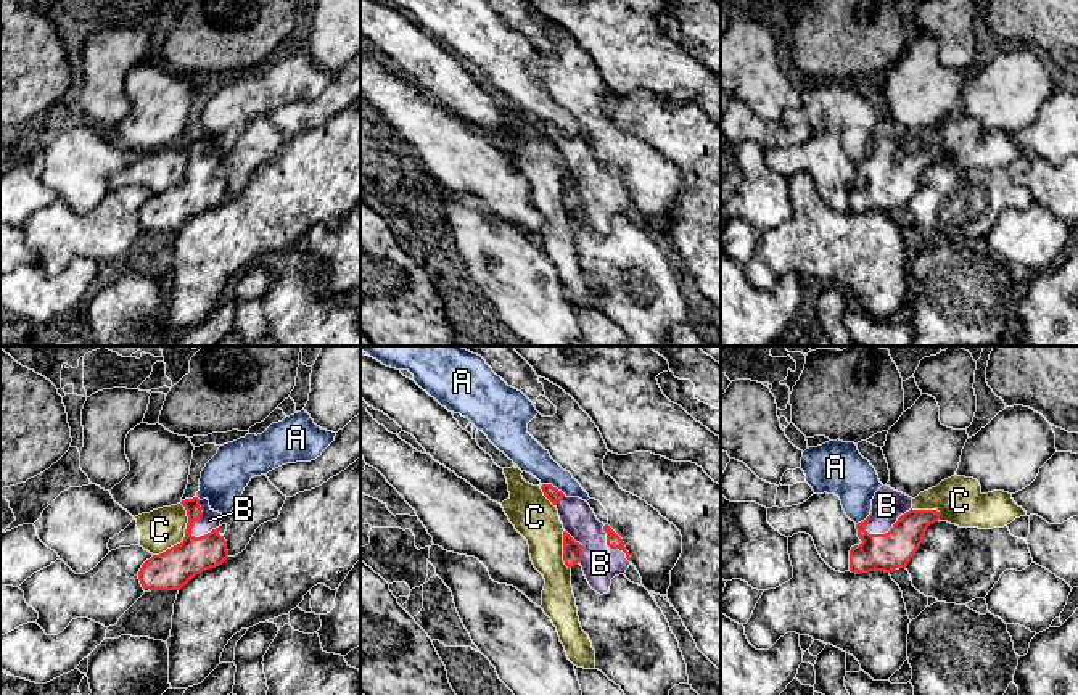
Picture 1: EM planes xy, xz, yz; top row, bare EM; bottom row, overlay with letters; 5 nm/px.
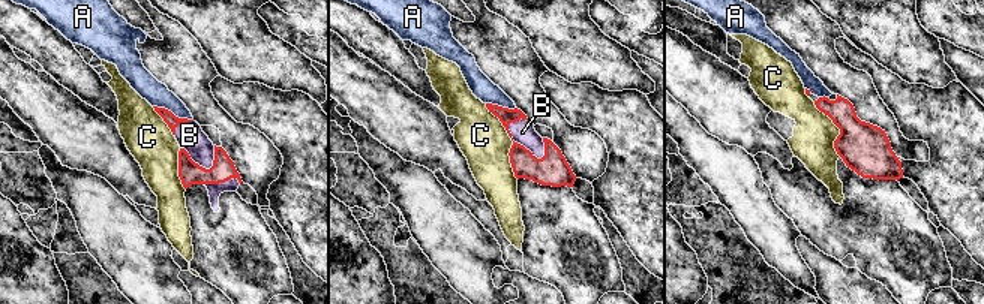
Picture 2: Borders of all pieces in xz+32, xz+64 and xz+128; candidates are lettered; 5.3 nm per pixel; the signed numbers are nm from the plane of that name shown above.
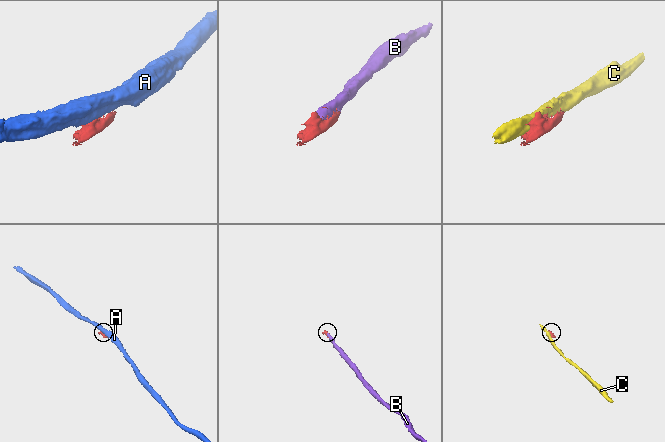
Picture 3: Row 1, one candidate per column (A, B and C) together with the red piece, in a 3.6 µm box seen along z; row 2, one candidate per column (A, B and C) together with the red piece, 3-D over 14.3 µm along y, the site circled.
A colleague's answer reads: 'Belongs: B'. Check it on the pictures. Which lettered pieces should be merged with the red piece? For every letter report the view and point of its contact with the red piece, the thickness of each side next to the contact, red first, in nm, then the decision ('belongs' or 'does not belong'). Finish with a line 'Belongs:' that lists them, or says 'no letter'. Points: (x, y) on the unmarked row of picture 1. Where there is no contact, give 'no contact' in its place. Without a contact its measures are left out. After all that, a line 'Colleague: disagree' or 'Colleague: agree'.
A: contact xz (552, 126); calibres 70 and 160 nm; does not belong
B: contact yz (890, 169); calibres 190 and 160 nm; belongs
C: contact xy (185, 176); calibres 200 and 200 nm; does not belong
Belongs: B
Colleague: agree

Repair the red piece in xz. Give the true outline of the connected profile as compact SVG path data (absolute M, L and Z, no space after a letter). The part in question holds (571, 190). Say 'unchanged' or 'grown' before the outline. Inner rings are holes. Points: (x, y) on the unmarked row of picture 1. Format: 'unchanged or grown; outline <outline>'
grown; outline M552 124L541 125L557 146L563 164L563 201L581 204L589 225L600 235L610 232L611 219L632 204L623 179L597 159L590 145L579 137L566 137Z

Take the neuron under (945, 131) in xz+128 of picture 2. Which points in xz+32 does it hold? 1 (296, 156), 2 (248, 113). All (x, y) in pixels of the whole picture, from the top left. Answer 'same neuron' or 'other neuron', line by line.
1: same neuron
2: same neuron

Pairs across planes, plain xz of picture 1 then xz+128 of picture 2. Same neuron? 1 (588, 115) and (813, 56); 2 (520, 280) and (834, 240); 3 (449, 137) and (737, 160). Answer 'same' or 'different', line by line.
1: same
2: different
3: different

